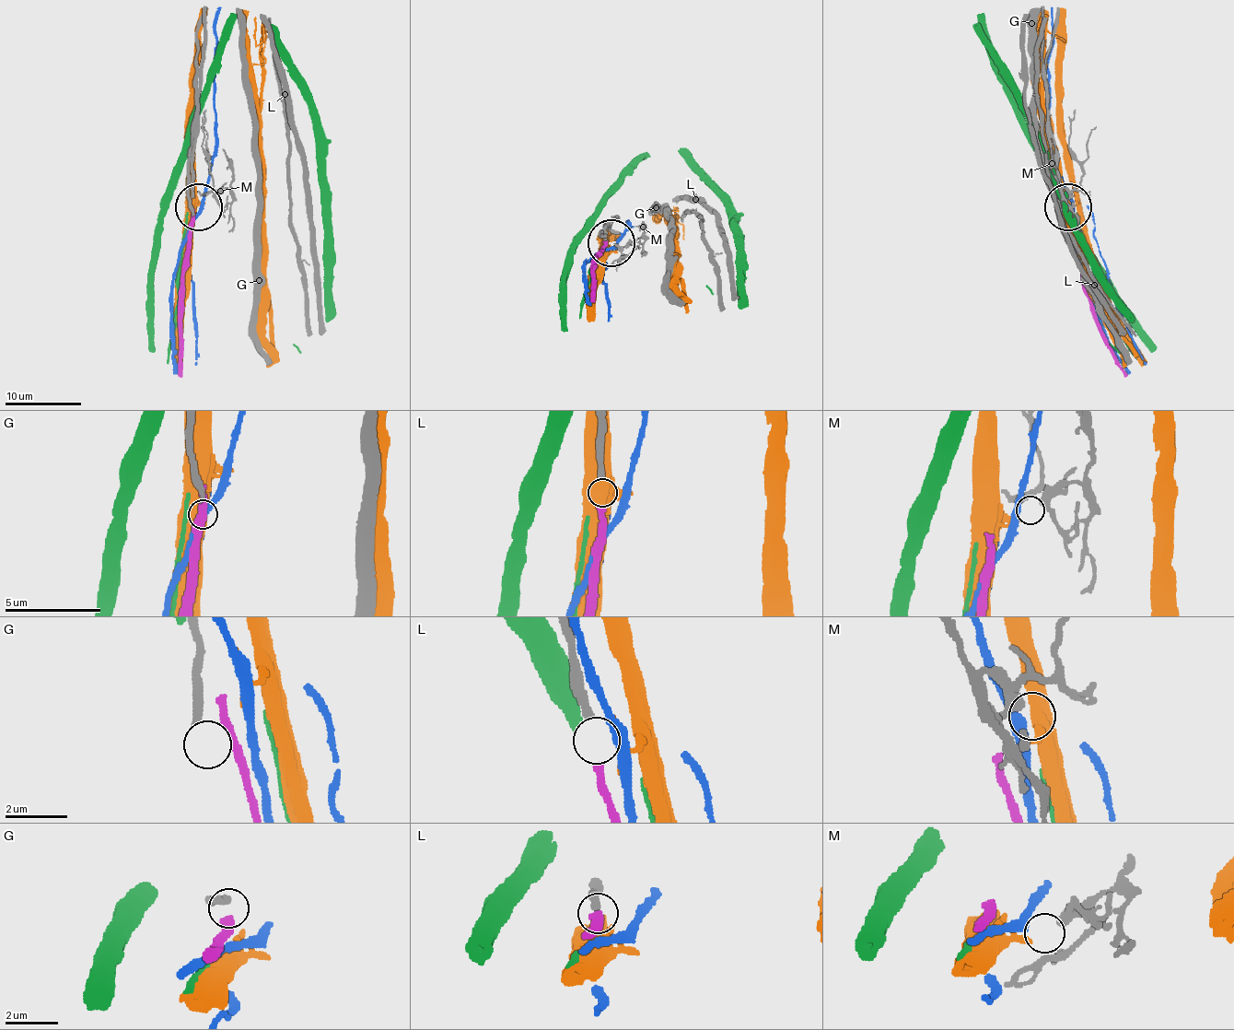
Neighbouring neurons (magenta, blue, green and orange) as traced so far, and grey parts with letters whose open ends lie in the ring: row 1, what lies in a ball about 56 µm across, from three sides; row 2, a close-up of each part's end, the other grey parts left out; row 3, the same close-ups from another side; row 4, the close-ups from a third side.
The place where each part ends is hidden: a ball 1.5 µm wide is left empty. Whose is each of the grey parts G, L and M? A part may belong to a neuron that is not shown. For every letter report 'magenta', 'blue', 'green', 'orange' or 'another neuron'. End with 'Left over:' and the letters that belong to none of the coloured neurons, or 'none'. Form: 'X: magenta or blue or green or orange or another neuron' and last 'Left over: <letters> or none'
G: another neuron
L: magenta
M: orange
Left over: G

